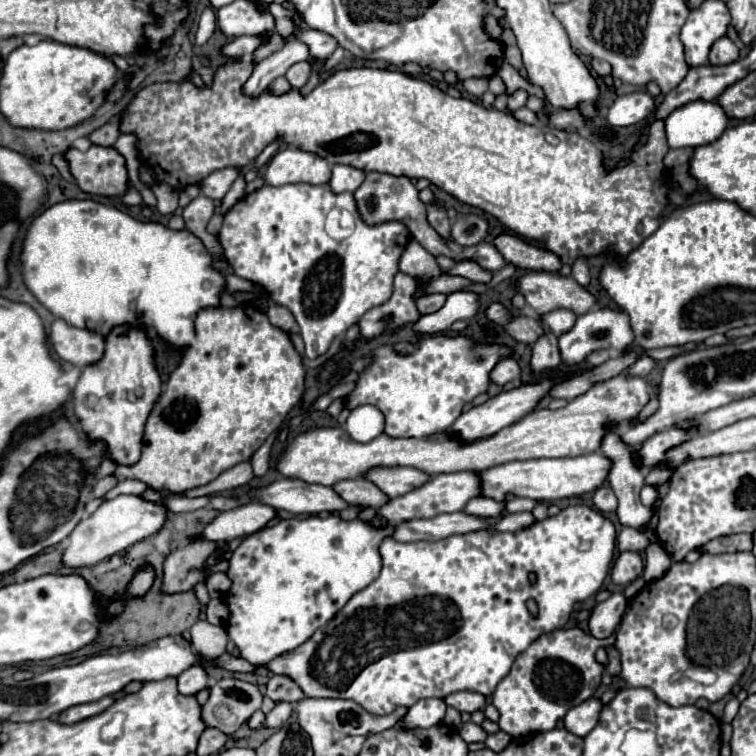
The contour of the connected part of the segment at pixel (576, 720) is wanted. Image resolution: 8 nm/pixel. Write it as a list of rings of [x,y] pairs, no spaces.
[[[590,698],[578,706],[574,706],[572,710],[568,710],[568,714],[564,716],[564,728],[574,734],[584,738],[596,724],[598,724],[598,714],[600,714],[600,700],[598,698]]]

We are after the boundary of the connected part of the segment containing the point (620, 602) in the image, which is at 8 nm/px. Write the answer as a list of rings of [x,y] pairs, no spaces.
[[[614,592],[608,600],[600,602],[590,618],[590,634],[596,638],[608,638],[616,626],[620,624],[620,618],[628,606],[628,600],[624,592]]]

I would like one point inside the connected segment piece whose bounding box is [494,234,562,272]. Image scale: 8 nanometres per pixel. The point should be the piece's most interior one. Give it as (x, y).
(516, 251)

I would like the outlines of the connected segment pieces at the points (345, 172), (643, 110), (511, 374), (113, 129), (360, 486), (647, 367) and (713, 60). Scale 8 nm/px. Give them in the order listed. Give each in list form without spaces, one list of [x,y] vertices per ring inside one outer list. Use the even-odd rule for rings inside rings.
[[[334,164],[332,168],[332,178],[330,178],[330,188],[334,194],[340,192],[354,192],[364,180],[364,172],[352,166],[344,166],[344,164]]]
[[[632,92],[618,96],[604,114],[604,122],[610,128],[624,128],[646,120],[654,112],[654,98],[648,92]]]
[[[506,358],[506,360],[498,362],[498,366],[492,370],[490,378],[492,378],[494,384],[504,386],[504,384],[514,382],[514,380],[520,378],[520,366],[518,366],[518,362],[514,358]]]
[[[116,114],[108,124],[92,132],[88,138],[92,140],[92,144],[98,144],[98,146],[114,146],[116,138],[120,136],[120,122],[122,122],[122,114]]]
[[[354,478],[354,480],[340,480],[334,486],[334,492],[348,504],[360,504],[370,508],[380,508],[388,502],[388,498],[368,480]]]
[[[640,356],[638,362],[636,362],[632,368],[628,368],[626,372],[628,372],[630,376],[642,376],[642,378],[644,378],[644,376],[654,368],[654,364],[656,364],[656,362],[654,362],[652,358],[648,358],[648,356]]]
[[[720,38],[718,42],[714,42],[714,46],[710,50],[710,64],[712,66],[730,64],[736,60],[738,60],[738,48],[734,46],[734,42],[730,38]]]

